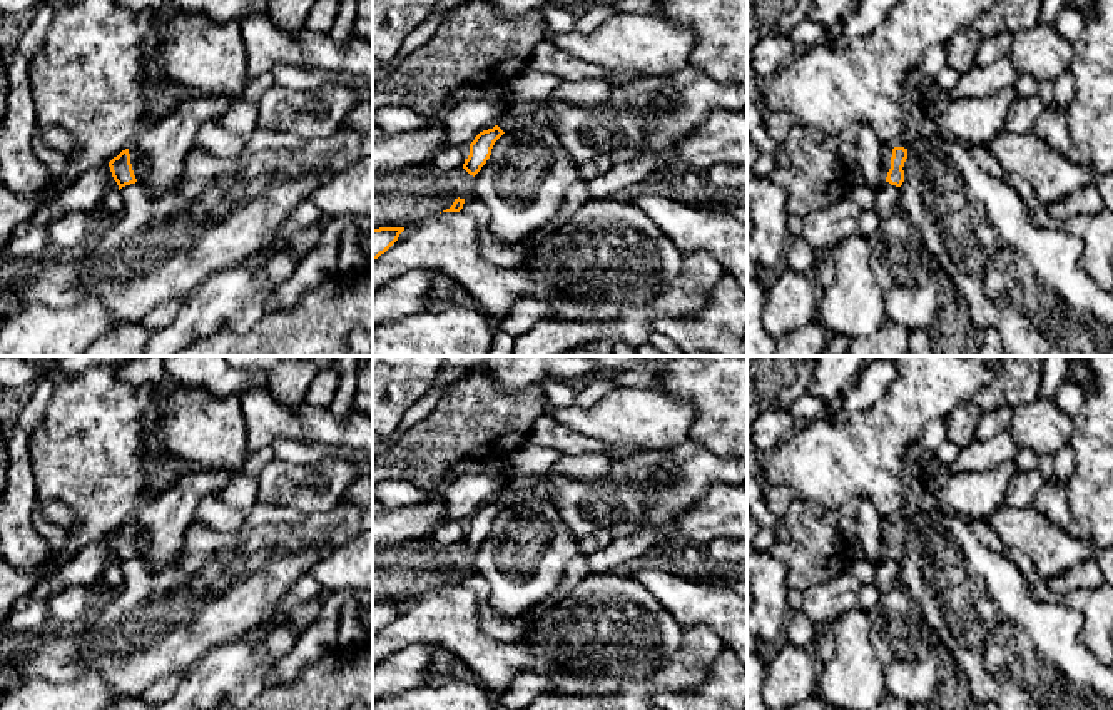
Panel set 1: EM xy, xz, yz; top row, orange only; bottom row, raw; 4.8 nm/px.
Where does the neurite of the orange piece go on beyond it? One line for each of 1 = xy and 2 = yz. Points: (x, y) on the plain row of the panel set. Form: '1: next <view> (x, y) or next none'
1: next xy (137, 533)
2: next yz (886, 527)

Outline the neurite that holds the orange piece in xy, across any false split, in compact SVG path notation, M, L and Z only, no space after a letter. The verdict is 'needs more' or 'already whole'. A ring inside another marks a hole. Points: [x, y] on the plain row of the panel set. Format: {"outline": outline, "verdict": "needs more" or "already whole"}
{"outline": "M125 523L117 531L114 531L109 536L109 541L114 555L119 560L119 565L125 560L135 558L137 556L135 543L145 538L147 533L140 526L130 523Z", "verdict": "needs more"}

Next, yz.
{"outline": "M884 521L882 523L882 553L891 560L901 561L904 556L904 536L907 533L907 523L904 521Z", "verdict": "needs more"}

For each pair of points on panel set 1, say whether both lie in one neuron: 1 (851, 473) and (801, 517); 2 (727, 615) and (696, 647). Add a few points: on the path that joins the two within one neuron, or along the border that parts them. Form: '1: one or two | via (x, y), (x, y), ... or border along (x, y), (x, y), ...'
1: two | border along (796, 496), (814, 500), (826, 510)
2: two | border along (682, 625), (707, 625), (727, 647)

